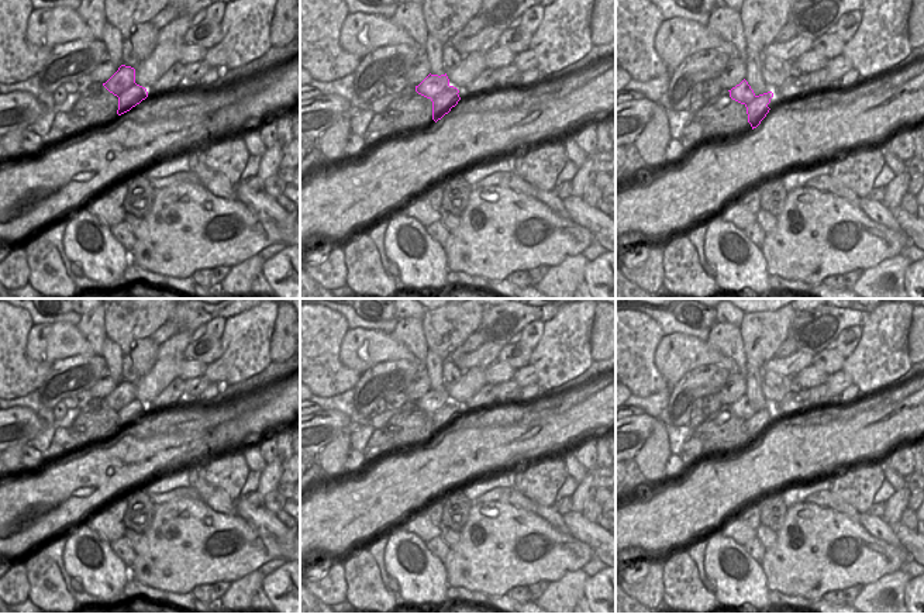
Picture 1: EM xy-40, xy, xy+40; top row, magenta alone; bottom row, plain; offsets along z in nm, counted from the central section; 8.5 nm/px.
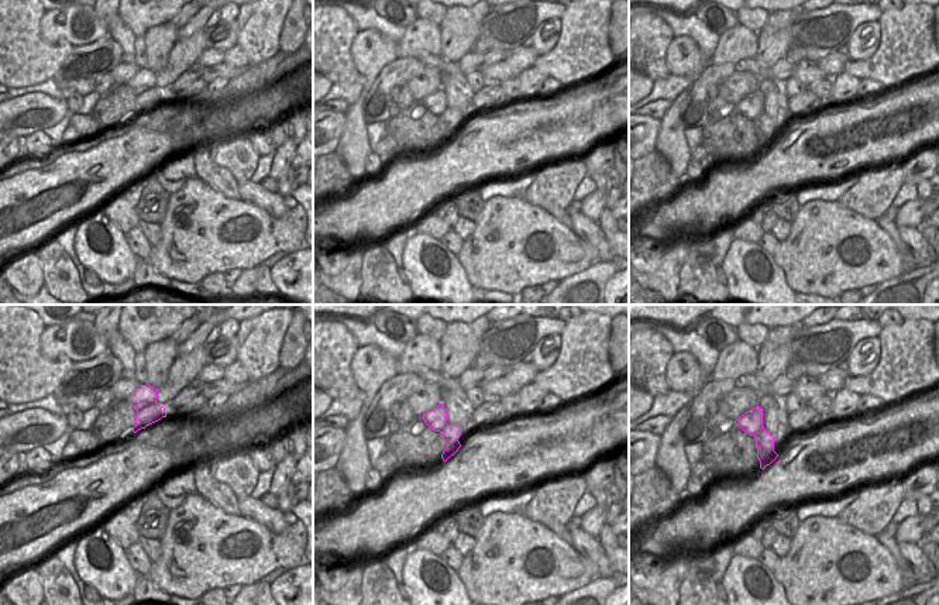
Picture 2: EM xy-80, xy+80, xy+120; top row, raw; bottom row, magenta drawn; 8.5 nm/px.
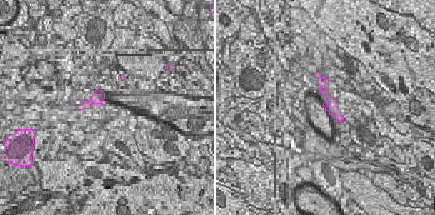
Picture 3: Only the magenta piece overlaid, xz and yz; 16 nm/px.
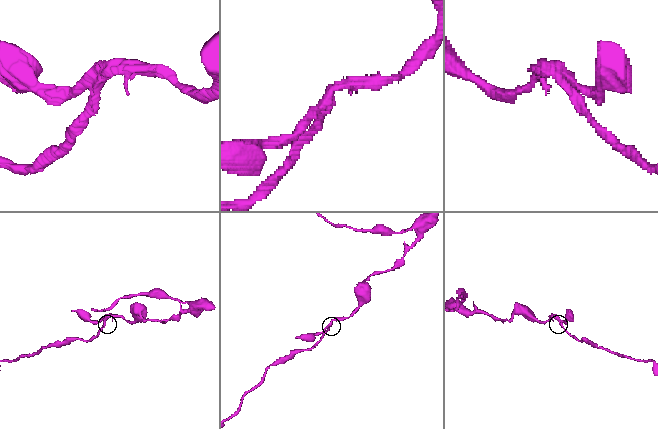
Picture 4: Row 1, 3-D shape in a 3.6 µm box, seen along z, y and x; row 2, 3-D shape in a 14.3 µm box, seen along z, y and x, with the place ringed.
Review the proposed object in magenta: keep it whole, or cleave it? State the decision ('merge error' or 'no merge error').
merge error

